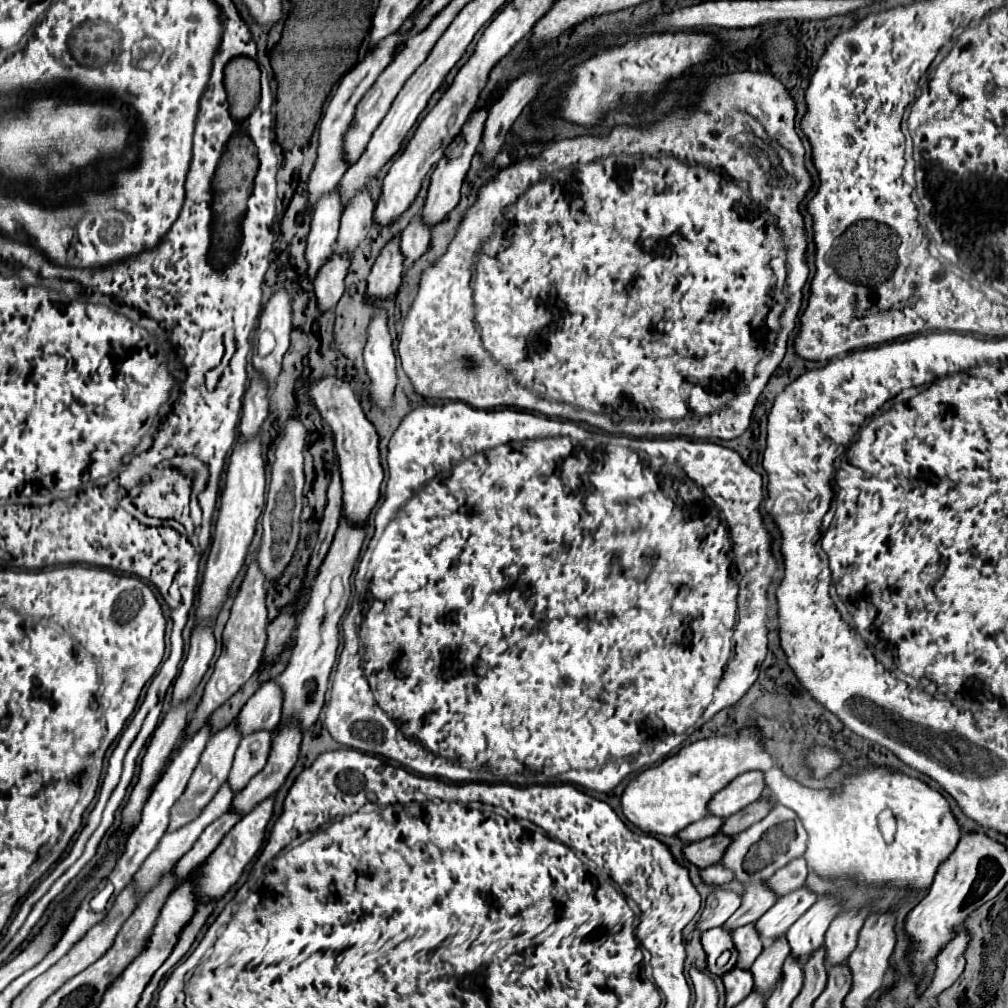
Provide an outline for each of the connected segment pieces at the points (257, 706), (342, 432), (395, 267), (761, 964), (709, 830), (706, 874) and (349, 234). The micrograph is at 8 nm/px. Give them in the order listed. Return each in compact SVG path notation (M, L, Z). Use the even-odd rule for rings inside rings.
M274 679L262 683L238 715L240 733L246 735L254 729L274 729L282 719L282 701L282 687Z
M324 377L312 383L310 387L310 399L322 413L324 421L332 427L332 433L336 437L336 455L340 463L340 477L342 477L342 489L344 489L344 505L342 513L354 523L364 525L368 513L376 505L380 497L380 483L384 479L380 457L378 457L378 435L374 425L364 417L364 411L360 407L360 401L356 399L352 387L336 377Z
M396 235L384 245L368 275L366 295L370 301L374 301L374 297L388 297L398 289L404 269L402 261L404 255L400 251L400 235Z
M786 937L774 939L754 961L750 967L754 975L754 989L768 993L774 989L774 983L782 975L782 963L790 955L790 945L786 943Z
M710 815L710 817L706 817L706 819L700 819L698 823L692 823L690 827L686 827L686 831L682 831L682 833L678 833L678 837L682 839L682 841L700 841L700 839L706 839L706 837L710 837L710 835L716 835L718 831L720 831L720 827L722 827L722 823L724 823L726 819L724 817L714 817L714 815Z
M718 863L718 865L710 865L710 867L702 869L702 879L712 885L724 885L734 879L734 873L728 867L724 867L722 863Z
M364 187L362 191L358 191L358 195L354 195L350 199L350 203L346 205L346 211L342 215L342 221L340 221L340 233L338 233L338 241L336 241L338 253L342 253L342 251L352 253L364 241L364 237L372 225L374 207L376 207L376 203L372 201L368 187Z

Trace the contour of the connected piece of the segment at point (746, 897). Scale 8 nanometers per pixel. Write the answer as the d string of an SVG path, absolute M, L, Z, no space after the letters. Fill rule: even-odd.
M766 881L748 883L744 889L744 895L742 895L742 905L728 919L728 923L724 927L732 931L746 923L758 921L758 917L762 917L776 903L776 899L778 899L778 895L766 885Z

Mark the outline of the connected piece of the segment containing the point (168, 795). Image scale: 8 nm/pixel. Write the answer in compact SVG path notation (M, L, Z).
M204 725L192 739L186 741L186 745L180 749L180 753L174 755L174 759L170 761L166 773L164 773L164 775L160 777L160 781L156 783L152 795L148 797L148 801L146 801L146 805L144 805L144 809L142 809L142 819L140 819L138 827L136 827L136 829L130 833L130 837L128 837L124 855L118 859L118 863L116 863L114 871L108 875L108 879L104 879L104 883L112 883L112 885L114 885L114 895L112 895L110 903L112 903L114 897L132 881L134 873L140 869L140 865L144 863L144 859L154 851L154 847L158 845L158 841L160 841L162 835L166 833L168 821L170 821L170 809L172 809L172 805L178 801L178 797L182 795L182 791L186 789L186 783L188 783L194 767L198 765L198 759L200 759L202 751L204 751L208 739L210 739L210 727Z

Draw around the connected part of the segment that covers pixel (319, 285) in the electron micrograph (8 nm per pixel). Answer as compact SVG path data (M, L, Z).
M332 253L326 259L326 263L320 267L318 275L312 281L320 311L328 311L328 309L336 307L338 299L344 293L344 279L348 275L350 261L352 261L352 257L348 253L342 253L342 255Z

